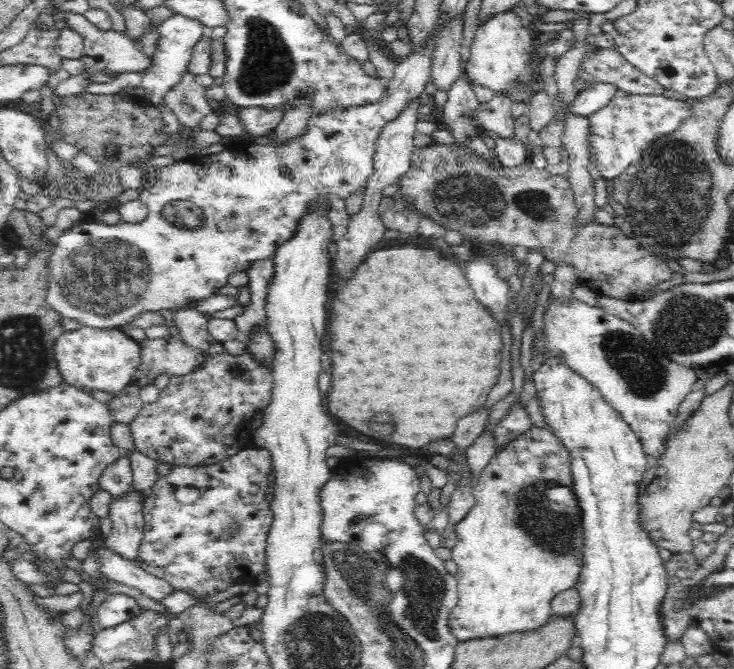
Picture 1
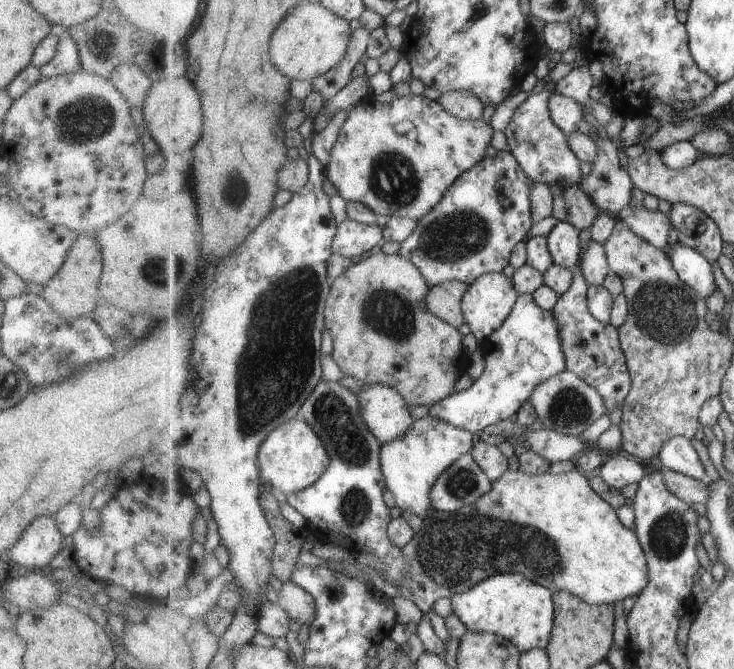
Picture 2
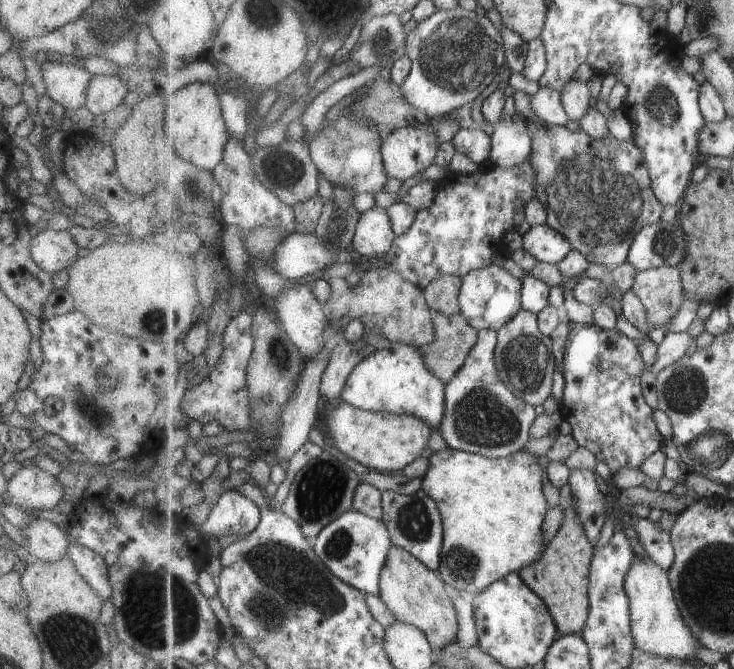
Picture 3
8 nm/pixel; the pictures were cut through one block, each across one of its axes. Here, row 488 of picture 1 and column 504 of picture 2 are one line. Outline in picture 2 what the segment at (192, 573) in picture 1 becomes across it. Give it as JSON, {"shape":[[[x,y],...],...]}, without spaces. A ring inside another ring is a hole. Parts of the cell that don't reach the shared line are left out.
{"shape":[[[499,151],[495,157],[485,157],[461,174],[460,178],[448,188],[441,202],[418,220],[411,236],[401,243],[400,255],[413,261],[413,264],[420,268],[431,288],[447,281],[461,281],[471,286],[485,273],[503,272],[503,268],[511,262],[513,248],[525,240],[527,232],[534,224],[532,192],[535,186],[536,182],[524,171],[513,153]],[[501,178],[507,178],[511,184],[512,192],[505,198],[495,190],[495,184]]]}

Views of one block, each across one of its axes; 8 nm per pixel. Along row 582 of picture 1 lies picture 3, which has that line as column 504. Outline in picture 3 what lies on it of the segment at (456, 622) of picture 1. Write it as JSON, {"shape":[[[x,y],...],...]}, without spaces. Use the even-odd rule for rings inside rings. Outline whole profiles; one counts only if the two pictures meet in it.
{"shape":[[[452,447],[443,448],[430,458],[429,474],[422,480],[422,489],[440,505],[444,517],[444,548],[438,574],[454,593],[471,598],[505,576],[519,573],[545,558],[549,542],[545,540],[547,498],[543,494],[545,470],[538,457],[517,452],[510,456],[490,458],[480,451],[471,453]]]}

